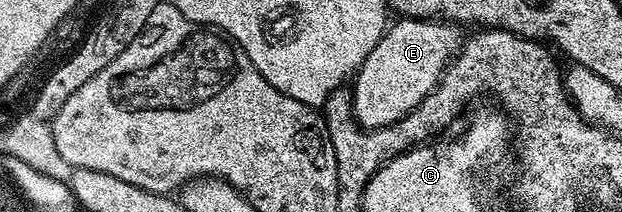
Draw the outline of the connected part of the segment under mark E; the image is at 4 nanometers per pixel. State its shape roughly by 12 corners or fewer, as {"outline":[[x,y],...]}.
{"outline":[[395,21],[352,80],[354,119],[387,128],[438,87],[464,43]]}

